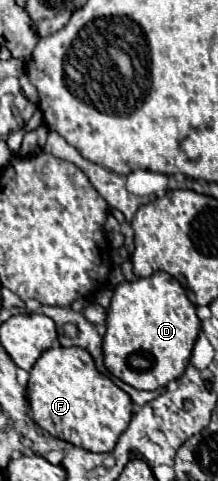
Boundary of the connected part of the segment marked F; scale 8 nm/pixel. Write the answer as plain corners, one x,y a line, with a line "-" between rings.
53,346
39,356
29,372
27,396
31,418
45,434
89,452
111,452
131,420
131,398
97,372
87,350
75,346

